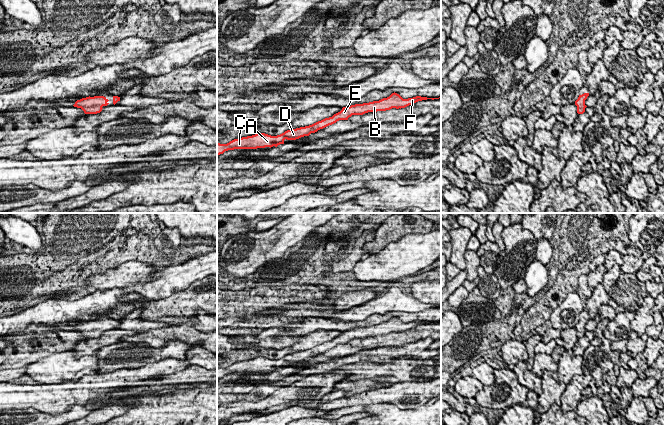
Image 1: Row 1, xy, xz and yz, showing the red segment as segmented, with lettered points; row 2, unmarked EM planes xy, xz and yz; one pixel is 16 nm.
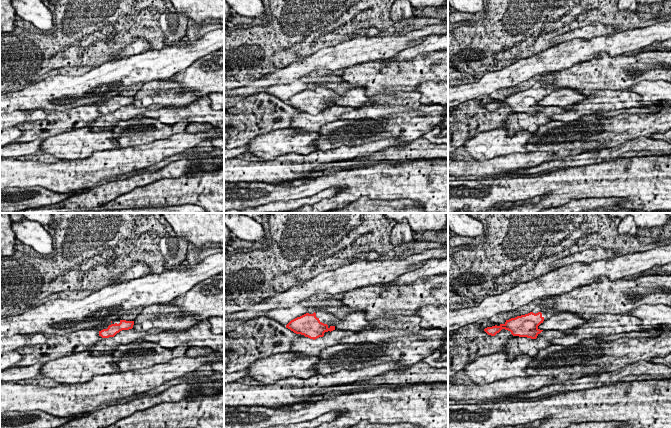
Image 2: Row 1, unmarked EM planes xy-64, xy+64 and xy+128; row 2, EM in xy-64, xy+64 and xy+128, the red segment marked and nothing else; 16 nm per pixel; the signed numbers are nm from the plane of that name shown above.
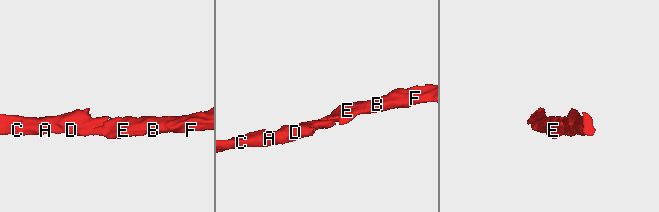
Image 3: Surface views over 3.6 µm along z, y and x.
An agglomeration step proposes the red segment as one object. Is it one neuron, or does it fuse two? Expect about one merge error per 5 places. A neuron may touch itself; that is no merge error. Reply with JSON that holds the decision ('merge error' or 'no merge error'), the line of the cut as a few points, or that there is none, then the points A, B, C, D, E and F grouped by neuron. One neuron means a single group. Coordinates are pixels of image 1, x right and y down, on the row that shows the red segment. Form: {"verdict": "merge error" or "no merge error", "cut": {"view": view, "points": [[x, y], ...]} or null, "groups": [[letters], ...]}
{"verdict": "no merge error", "cut": null, "groups": [["A", "B", "C", "D", "E", "F"]]}

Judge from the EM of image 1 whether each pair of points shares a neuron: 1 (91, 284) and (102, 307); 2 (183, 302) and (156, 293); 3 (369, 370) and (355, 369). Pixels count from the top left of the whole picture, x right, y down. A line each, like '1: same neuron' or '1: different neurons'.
1: different neurons
2: different neurons
3: same neuron

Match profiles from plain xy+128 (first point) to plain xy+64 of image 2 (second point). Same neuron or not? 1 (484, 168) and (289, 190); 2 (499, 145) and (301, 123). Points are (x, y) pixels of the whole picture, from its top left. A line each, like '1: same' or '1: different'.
1: different
2: different

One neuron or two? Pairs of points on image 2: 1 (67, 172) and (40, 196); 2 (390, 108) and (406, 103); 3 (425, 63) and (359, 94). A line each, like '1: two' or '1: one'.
1: two
2: one
3: two

